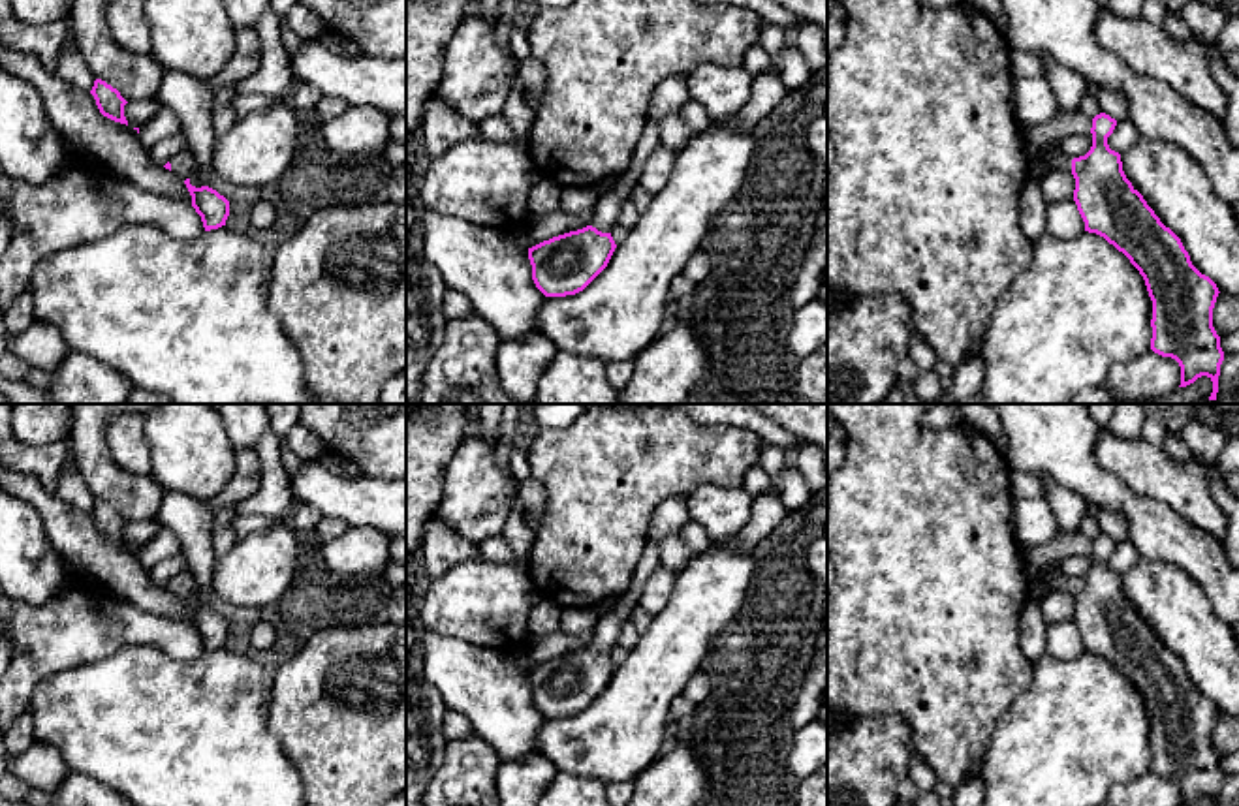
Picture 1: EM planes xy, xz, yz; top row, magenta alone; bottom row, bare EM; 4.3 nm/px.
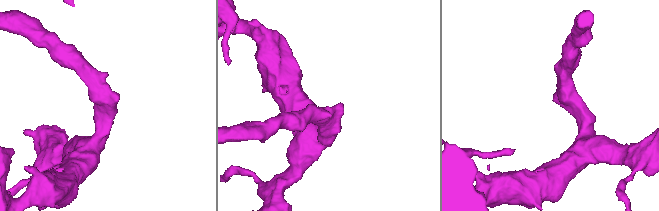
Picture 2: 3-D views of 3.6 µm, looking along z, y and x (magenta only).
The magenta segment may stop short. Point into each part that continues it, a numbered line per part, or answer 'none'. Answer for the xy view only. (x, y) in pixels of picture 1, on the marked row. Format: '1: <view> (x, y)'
1: xy (183, 162)

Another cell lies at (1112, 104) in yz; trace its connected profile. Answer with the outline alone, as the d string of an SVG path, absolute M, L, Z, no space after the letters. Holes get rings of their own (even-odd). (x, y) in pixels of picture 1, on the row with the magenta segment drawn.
M1089 83L1089 94L1100 103L1102 113L1109 115L1117 122L1128 118L1126 100L1122 94L1100 88L1094 83Z

